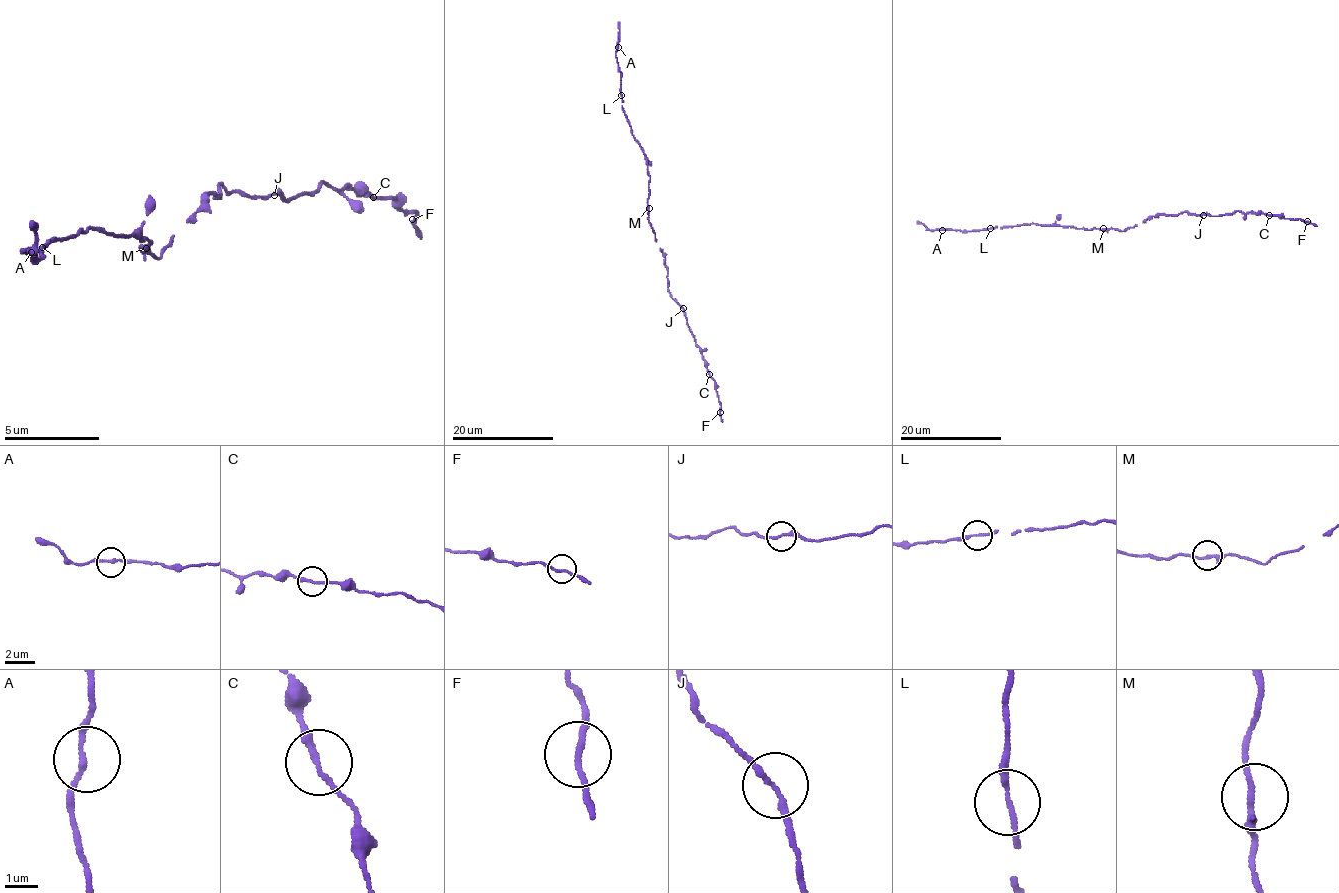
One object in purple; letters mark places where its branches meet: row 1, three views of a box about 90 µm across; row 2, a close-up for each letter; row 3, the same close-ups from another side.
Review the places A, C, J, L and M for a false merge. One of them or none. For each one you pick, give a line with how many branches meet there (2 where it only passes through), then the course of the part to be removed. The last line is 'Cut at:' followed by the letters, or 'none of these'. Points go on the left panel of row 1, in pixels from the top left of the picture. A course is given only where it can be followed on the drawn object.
C: Branches: 2. Course of the part to remove: (374, 195), (393, 200), (407, 214), (412, 210), (422, 238)
Cut at: C

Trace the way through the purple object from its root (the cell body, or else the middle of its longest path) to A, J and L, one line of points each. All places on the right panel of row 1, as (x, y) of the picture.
A: (1124, 230), (1084, 230), (1035, 223), (971, 231), (942, 230)
J: (1124, 230), (1159, 215), (1183, 212), (1203, 215)
L: (1124, 230), (1084, 230), (1035, 223), (989, 228)

